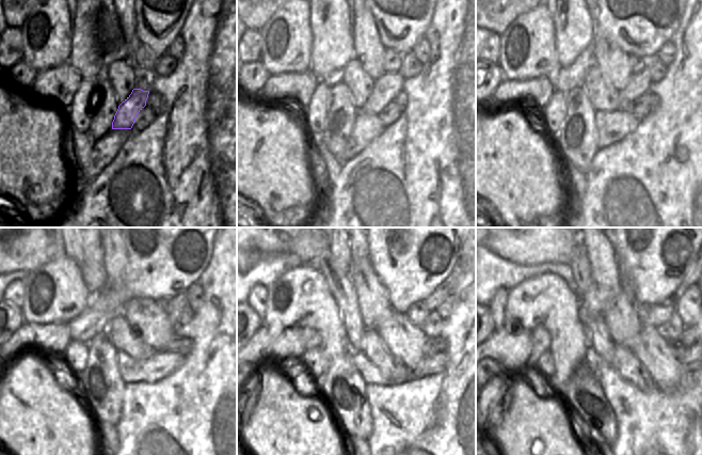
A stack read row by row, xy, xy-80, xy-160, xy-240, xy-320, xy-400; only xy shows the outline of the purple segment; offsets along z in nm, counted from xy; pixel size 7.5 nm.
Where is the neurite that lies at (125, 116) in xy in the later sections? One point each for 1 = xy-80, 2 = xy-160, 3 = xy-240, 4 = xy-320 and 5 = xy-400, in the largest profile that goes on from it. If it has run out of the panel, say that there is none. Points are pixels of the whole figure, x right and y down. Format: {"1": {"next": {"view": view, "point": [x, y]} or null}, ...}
{"1": {"next": {"view": "xy-80", "point": [385, 89]}}, "2": {"next": {"view": "xy-160", "point": [639, 83]}}, "3": {"next": {"view": "xy-240", "point": [179, 302]}}, "4": {"next": {"view": "xy-320", "point": [448, 286]}}, "5": {"next": {"view": "xy-400", "point": [692, 276]}}}

